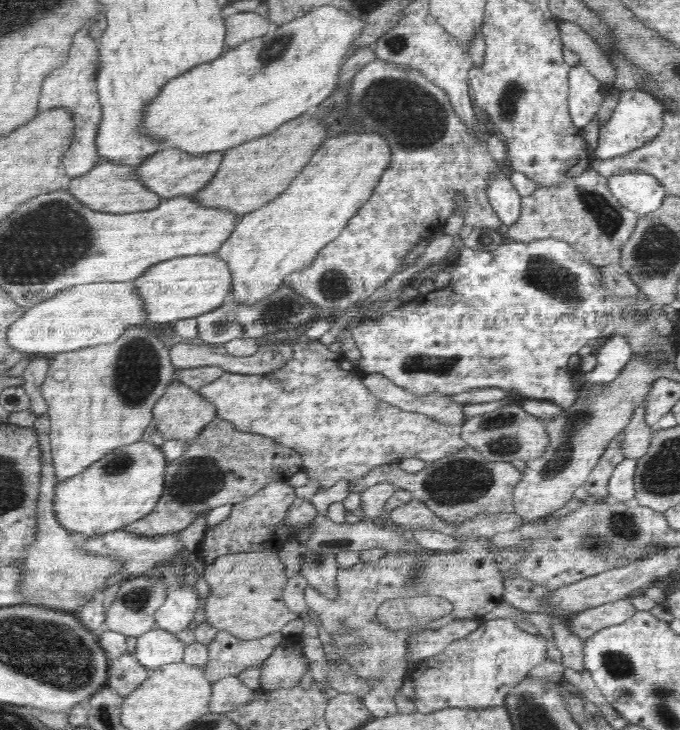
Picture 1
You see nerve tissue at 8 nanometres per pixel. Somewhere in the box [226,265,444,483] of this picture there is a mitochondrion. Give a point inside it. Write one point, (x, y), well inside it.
(282, 308)

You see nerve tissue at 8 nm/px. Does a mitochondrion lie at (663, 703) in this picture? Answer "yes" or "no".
yes

